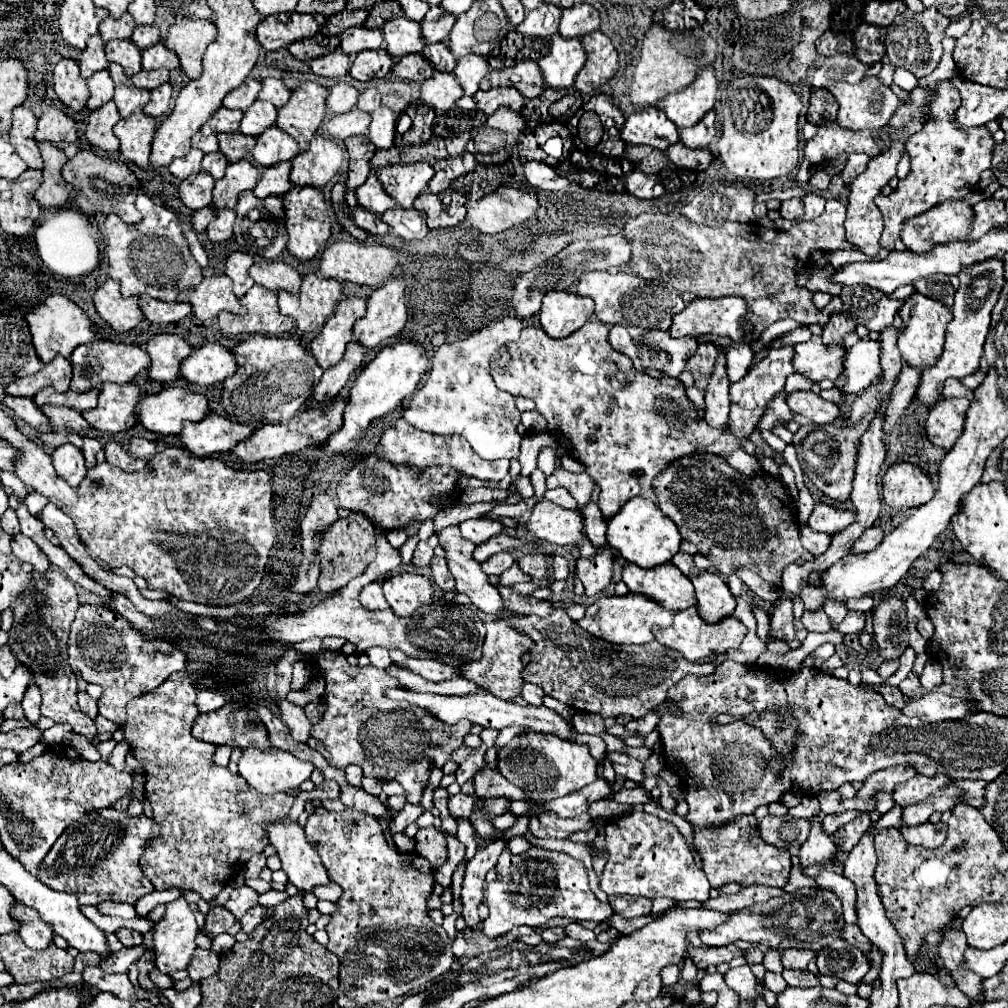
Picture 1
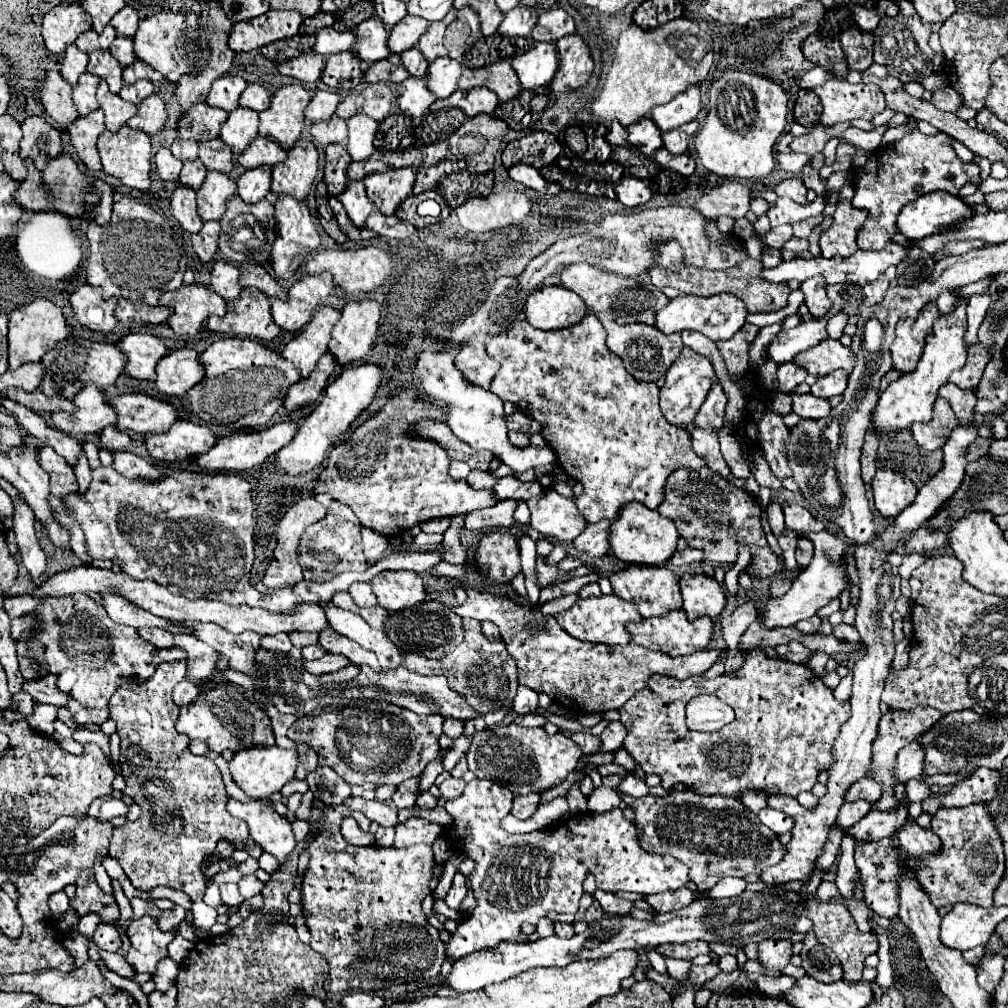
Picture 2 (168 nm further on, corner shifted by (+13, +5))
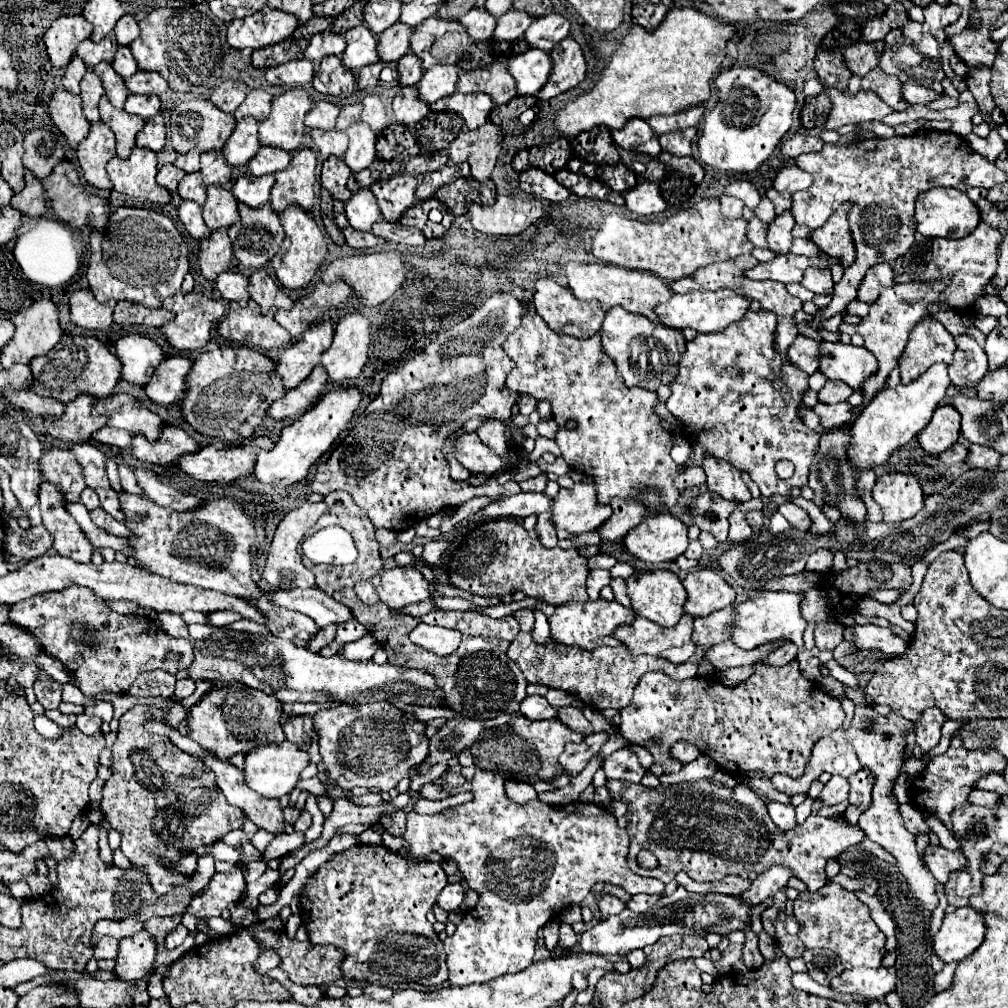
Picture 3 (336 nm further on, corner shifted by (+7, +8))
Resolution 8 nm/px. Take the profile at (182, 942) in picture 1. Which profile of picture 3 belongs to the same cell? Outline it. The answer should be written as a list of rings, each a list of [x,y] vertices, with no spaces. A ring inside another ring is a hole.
[[[148,930],[120,940],[120,956],[116,958],[116,976],[120,980],[140,980],[152,974],[158,944]]]

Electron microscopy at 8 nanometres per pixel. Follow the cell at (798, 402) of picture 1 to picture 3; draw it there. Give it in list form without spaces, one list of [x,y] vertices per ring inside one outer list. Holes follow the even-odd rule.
[[[818,402],[812,408],[820,416],[822,428],[838,428],[850,420],[850,404],[848,402],[838,402],[838,404],[822,404]]]

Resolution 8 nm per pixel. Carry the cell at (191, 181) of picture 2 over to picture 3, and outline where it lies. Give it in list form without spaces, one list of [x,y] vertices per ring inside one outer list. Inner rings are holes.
[[[200,172],[186,174],[186,176],[180,180],[180,184],[178,184],[178,194],[180,194],[180,198],[196,200],[196,202],[202,206],[204,200],[206,200],[206,188],[204,188],[204,184],[202,184]]]

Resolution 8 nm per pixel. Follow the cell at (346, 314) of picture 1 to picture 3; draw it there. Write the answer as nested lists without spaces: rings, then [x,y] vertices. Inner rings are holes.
[[[318,322],[310,326],[302,338],[290,346],[286,346],[278,358],[278,374],[284,378],[284,388],[296,388],[314,366],[320,364],[322,352],[326,352],[332,344],[334,324]]]

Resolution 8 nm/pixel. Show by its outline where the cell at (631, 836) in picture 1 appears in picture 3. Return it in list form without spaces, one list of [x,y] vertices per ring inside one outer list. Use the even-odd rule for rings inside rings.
[[[478,770],[472,778],[474,800],[448,808],[434,816],[420,816],[408,812],[408,826],[402,838],[408,842],[408,852],[414,856],[428,856],[440,852],[442,858],[454,860],[464,874],[468,886],[480,894],[476,908],[464,914],[456,932],[444,940],[446,962],[450,970],[448,982],[452,986],[482,984],[502,974],[516,974],[528,968],[534,960],[538,930],[550,920],[550,914],[580,904],[590,888],[598,882],[624,888],[628,894],[662,894],[664,882],[644,878],[628,868],[628,834],[618,826],[610,808],[598,804],[572,802],[566,806],[550,806],[532,800],[524,806],[506,796],[504,780],[498,774]]]

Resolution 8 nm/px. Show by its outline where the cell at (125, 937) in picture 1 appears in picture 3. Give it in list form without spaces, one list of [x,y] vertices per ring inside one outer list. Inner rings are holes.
[[[104,936],[98,940],[96,948],[94,948],[94,958],[116,958],[118,956],[118,940]]]

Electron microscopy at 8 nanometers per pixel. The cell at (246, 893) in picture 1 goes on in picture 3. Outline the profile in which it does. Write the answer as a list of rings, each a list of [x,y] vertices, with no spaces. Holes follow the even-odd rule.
[[[234,868],[226,874],[214,874],[206,892],[192,898],[186,911],[197,919],[216,917],[230,902],[238,902],[246,890],[244,874],[240,868]]]

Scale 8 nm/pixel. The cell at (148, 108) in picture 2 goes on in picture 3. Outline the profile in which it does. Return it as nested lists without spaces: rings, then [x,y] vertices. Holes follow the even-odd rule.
[[[160,110],[156,116],[146,120],[144,128],[136,136],[136,144],[140,148],[150,148],[154,152],[160,152],[166,142],[166,124],[164,124],[164,110]]]

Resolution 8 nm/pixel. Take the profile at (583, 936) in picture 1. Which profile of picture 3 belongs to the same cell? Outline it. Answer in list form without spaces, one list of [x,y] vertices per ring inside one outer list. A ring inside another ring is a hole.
[[[562,924],[562,926],[560,926],[560,942],[558,942],[558,944],[560,944],[562,948],[574,948],[576,942],[578,942],[578,936],[574,934],[572,926],[570,926],[570,924]]]

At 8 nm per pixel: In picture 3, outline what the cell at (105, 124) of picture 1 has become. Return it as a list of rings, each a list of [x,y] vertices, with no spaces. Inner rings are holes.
[[[102,120],[90,126],[88,136],[78,146],[78,162],[84,178],[96,188],[112,188],[112,182],[106,174],[106,162],[116,154],[114,150],[114,132]]]

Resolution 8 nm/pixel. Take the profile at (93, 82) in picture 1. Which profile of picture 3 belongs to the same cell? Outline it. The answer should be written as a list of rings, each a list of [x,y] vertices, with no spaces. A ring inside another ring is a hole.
[[[88,70],[82,78],[82,108],[84,108],[84,116],[88,122],[96,122],[100,118],[98,114],[98,100],[104,94],[104,86],[100,84],[100,78],[94,76],[92,70]]]

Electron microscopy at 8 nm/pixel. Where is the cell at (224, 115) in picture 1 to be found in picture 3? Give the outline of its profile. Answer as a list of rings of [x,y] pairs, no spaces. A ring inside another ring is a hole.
[[[196,98],[196,100],[188,100],[188,102],[178,104],[172,110],[170,120],[168,120],[172,148],[176,152],[180,152],[180,154],[190,152],[192,148],[198,148],[200,152],[222,148],[224,142],[226,142],[226,138],[232,134],[234,126],[236,126],[236,118],[232,114],[222,112],[210,100],[202,100],[202,98]]]

